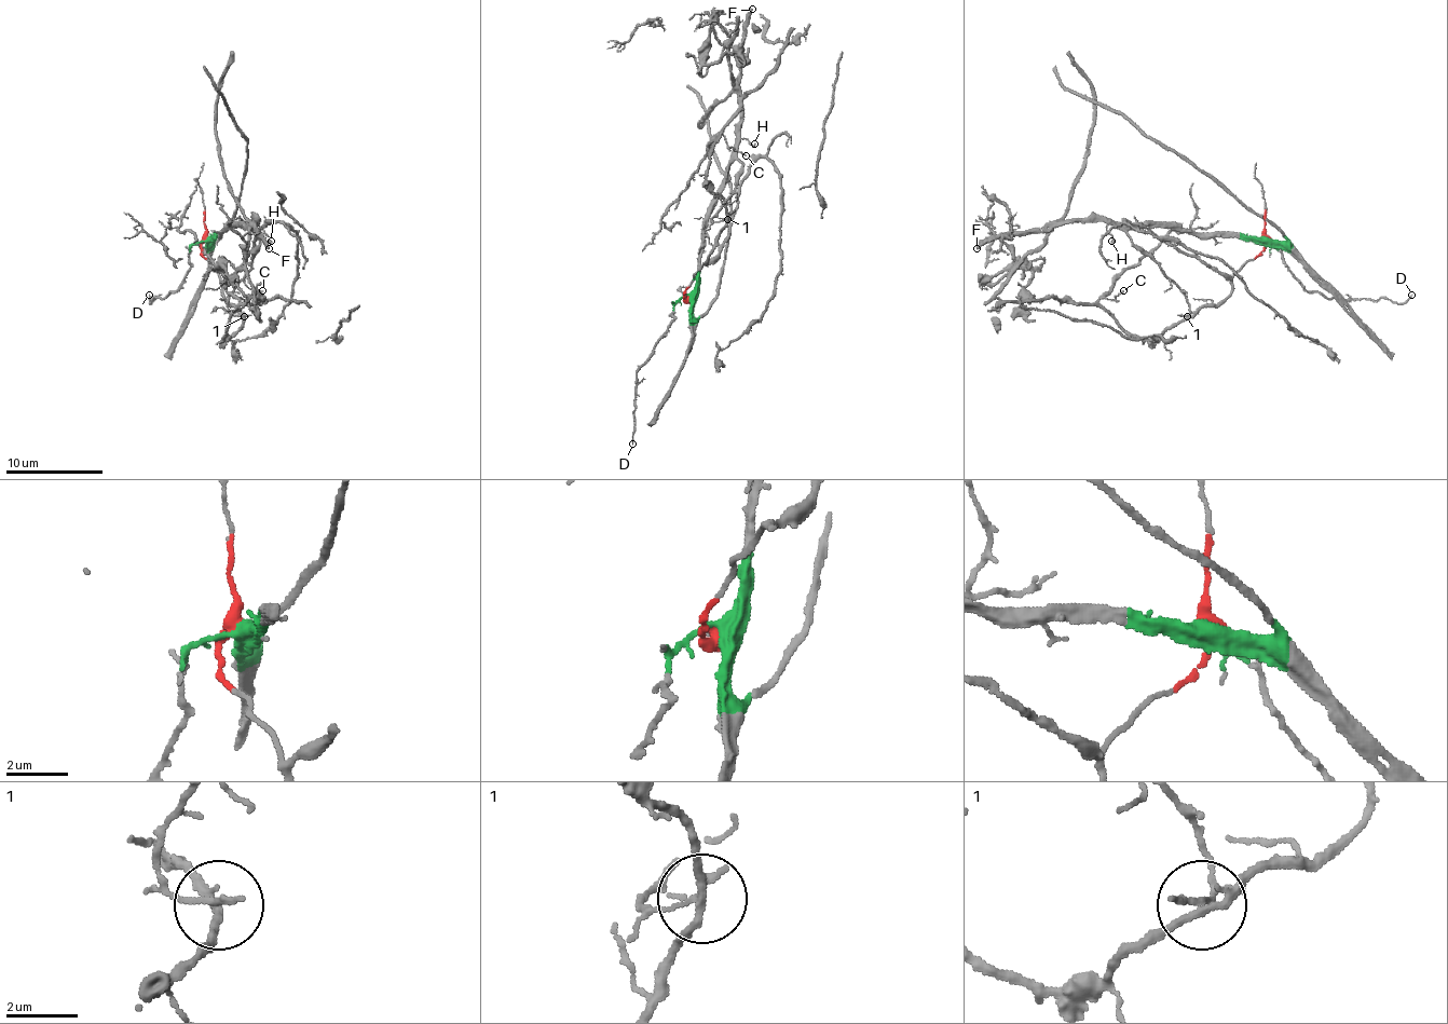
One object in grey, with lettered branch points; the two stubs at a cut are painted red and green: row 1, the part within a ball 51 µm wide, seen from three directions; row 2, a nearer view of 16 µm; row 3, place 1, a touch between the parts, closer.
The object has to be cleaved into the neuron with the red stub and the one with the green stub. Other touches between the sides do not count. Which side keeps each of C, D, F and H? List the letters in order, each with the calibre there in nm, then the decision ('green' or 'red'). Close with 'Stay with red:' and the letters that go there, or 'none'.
C: 100 nm thick; red
D: 110 nm thick; green
F: 320 nm thick; green
H: 100 nm thick; green
Stay with red: C

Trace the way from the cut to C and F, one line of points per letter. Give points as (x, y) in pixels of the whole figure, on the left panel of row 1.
C: (207, 240), (201, 251), (220, 275), (222, 295), (244, 316), (242, 326), (222, 339), (238, 297), (263, 290)
F: (207, 240), (227, 227), (242, 227), (256, 220), (268, 249)

